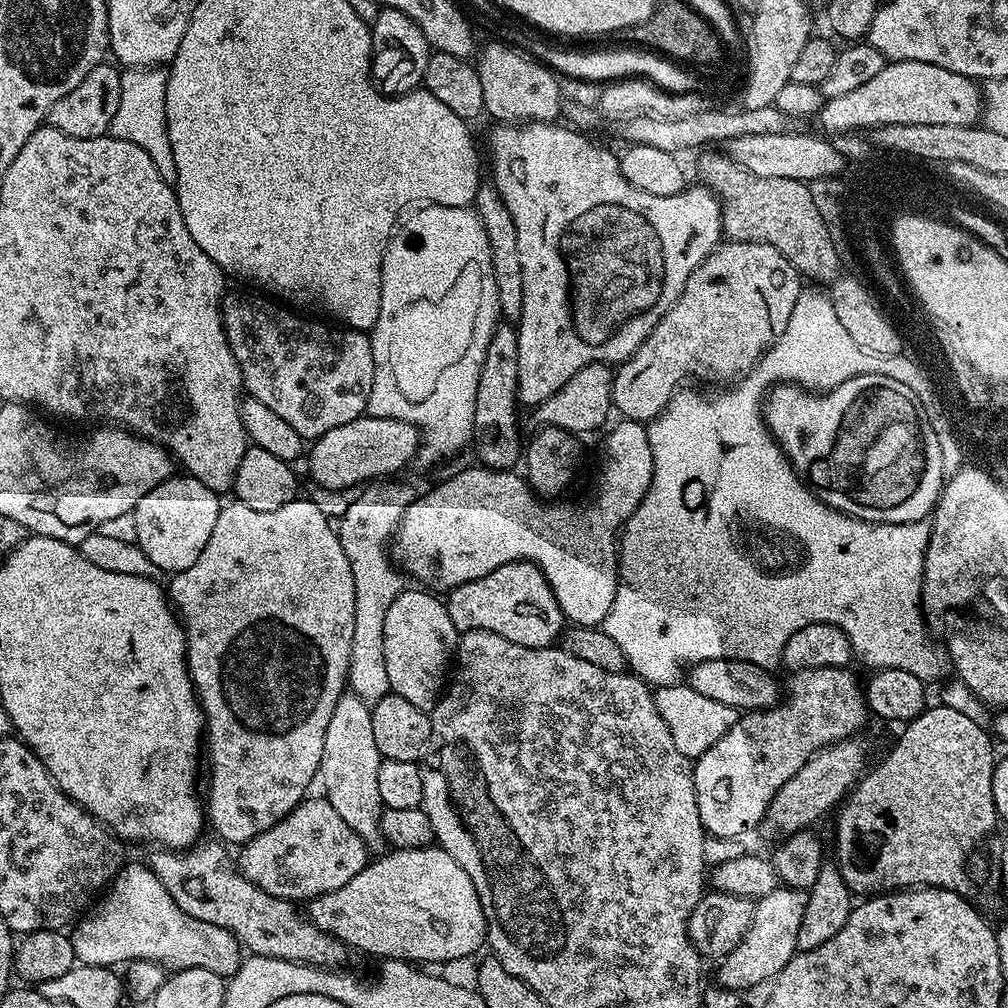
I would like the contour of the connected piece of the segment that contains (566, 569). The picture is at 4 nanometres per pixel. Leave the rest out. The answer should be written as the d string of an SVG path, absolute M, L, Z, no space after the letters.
M621 419L619 423L613 423L607 429L608 437L604 440L604 453L600 456L600 497L586 505L584 512L560 504L564 502L545 502L532 491L523 475L515 476L515 471L483 466L464 468L449 480L442 481L437 488L430 489L425 496L417 495L406 514L402 514L394 533L394 556L399 567L425 589L451 590L466 582L486 578L486 574L498 570L498 566L528 560L537 564L546 582L550 582L554 598L558 598L558 606L569 625L588 628L603 625L604 615L612 609L616 597L618 533L630 514L638 510L642 498L646 498L654 474L647 427L639 420Z

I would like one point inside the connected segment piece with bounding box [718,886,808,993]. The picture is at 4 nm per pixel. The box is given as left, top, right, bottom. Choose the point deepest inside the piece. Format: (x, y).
(772, 940)

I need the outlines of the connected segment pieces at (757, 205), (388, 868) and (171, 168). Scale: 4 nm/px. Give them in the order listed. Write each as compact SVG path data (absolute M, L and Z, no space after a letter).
M708 150L700 160L700 180L722 205L722 232L728 240L774 246L796 267L801 277L831 282L841 275L842 263L818 214L813 189L794 178L762 178L746 170L723 151Z
M429 846L427 848L398 848L389 853L389 856L384 856L381 860L373 859L362 871L354 874L354 878L350 878L350 882L346 882L346 886L338 886L338 890L334 890L330 894L322 894L318 898L307 901L307 919L311 920L314 926L318 926L318 930L339 938L349 949L357 948L360 952L369 952L370 955L380 956L379 958L384 960L407 960L409 962L433 960L434 963L440 964L443 960L464 960L467 956L474 955L480 947L483 949L488 939L488 923L484 917L482 902L478 898L478 890L474 886L474 882L470 882L470 874L466 874L466 870L462 870L462 866L458 866L458 862L454 862L454 858L450 858L448 851L439 846Z
M163 67L129 68L121 71L120 85L122 94L118 102L118 114L114 114L111 135L122 138L126 142L134 142L134 146L142 146L146 154L158 166L158 174L167 184L175 185L176 167L174 166L174 150L170 150L170 138L166 130L166 82L167 71Z

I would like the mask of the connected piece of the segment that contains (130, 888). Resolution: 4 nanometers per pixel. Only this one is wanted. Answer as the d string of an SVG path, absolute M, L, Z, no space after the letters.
M123 863L105 894L77 921L70 942L77 963L117 967L134 960L154 961L173 971L202 968L231 978L244 957L240 941L224 927L192 918L170 897L145 863Z

